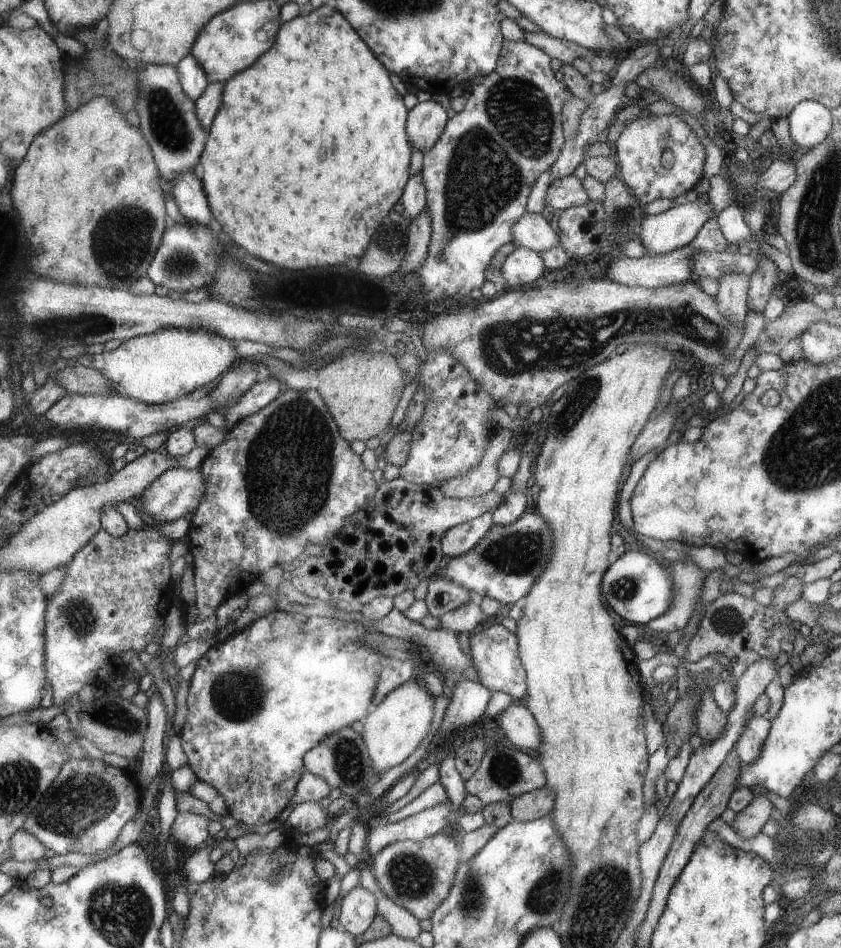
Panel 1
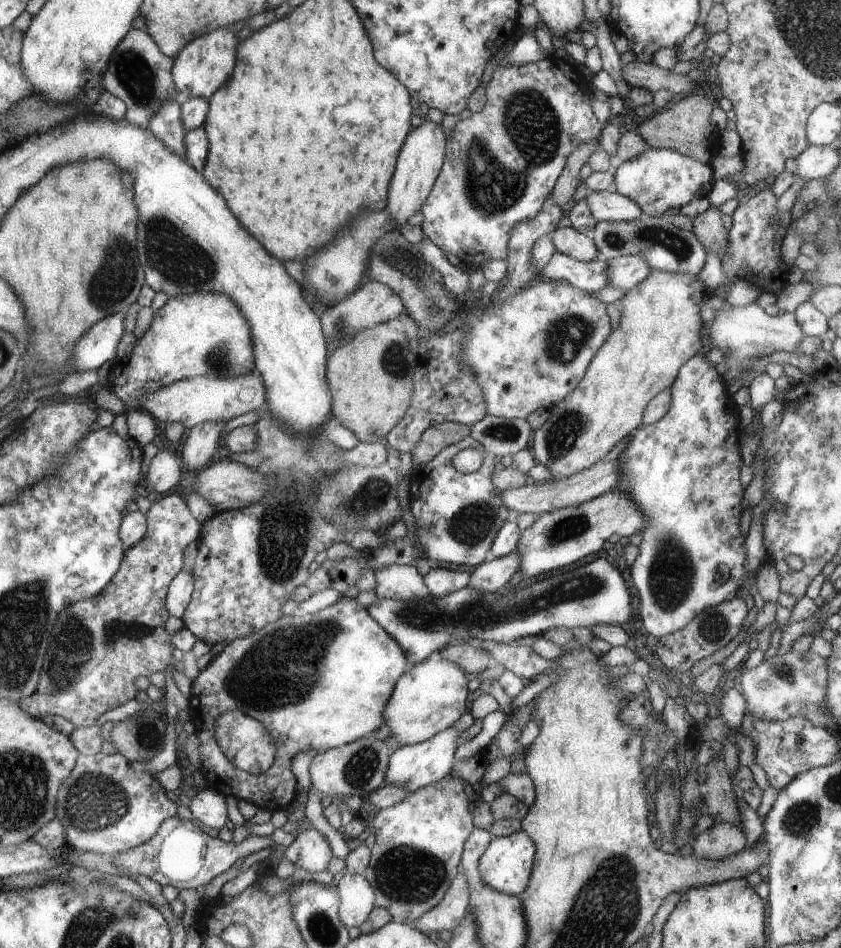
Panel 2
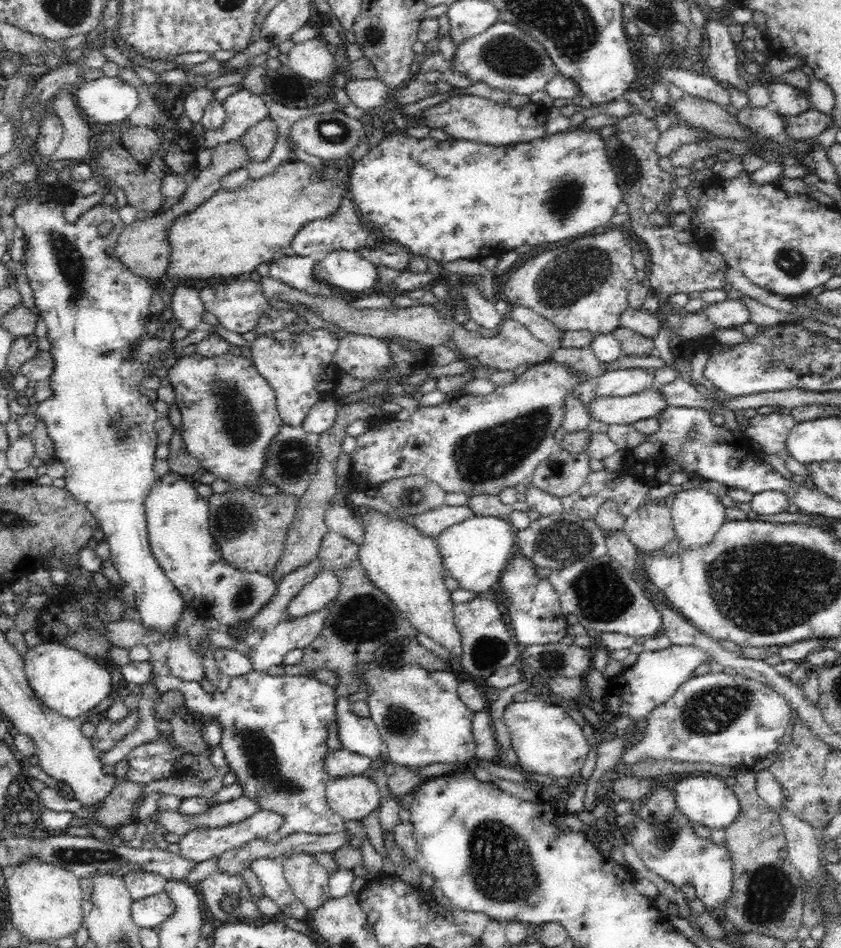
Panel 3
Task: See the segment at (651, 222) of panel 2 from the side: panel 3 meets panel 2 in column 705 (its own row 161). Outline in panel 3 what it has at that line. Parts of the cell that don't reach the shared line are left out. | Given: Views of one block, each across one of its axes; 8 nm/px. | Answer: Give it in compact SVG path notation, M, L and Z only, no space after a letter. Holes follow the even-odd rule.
M269 116L251 126L240 138L241 142L251 148L247 152L249 162L264 162L270 156L276 138L278 138L277 124Z

